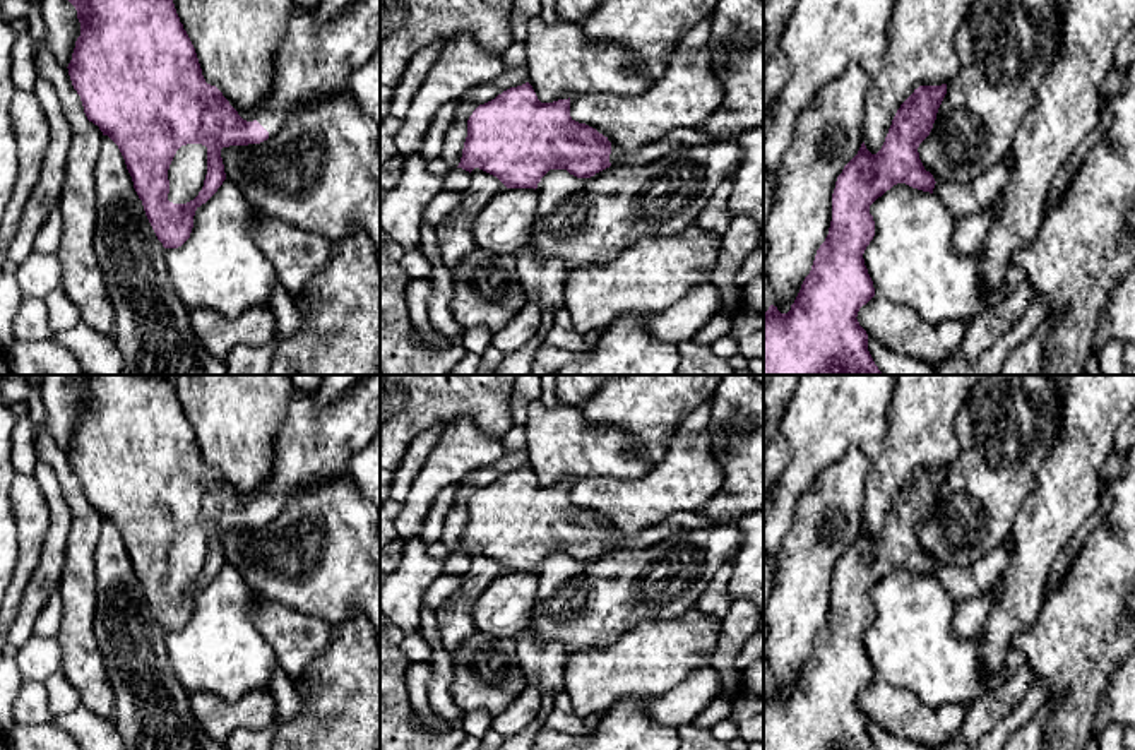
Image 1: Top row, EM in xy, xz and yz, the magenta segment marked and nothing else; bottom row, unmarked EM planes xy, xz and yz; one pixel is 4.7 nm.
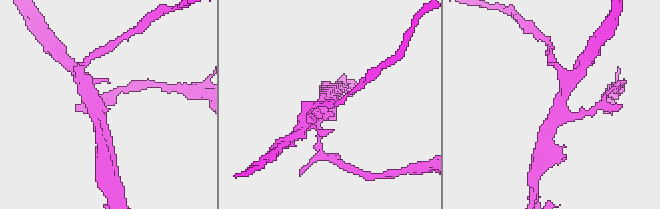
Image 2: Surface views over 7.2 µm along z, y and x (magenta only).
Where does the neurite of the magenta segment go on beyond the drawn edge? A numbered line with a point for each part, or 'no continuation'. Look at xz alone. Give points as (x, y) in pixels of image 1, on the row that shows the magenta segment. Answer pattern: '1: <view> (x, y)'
1: xz (682, 137)

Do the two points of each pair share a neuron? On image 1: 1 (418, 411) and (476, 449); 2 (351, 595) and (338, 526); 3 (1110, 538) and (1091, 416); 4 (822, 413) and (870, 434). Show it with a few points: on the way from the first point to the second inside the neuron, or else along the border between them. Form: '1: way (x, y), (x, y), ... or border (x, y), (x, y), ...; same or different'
1: border (444, 425), (459, 416), (468, 416), (483, 432); different
2: way (351, 577), (351, 565), (338, 552), (338, 543); same
3: border (1105, 480), (1101, 499); different
4: way (834, 413), (849, 413), (858, 422); same

